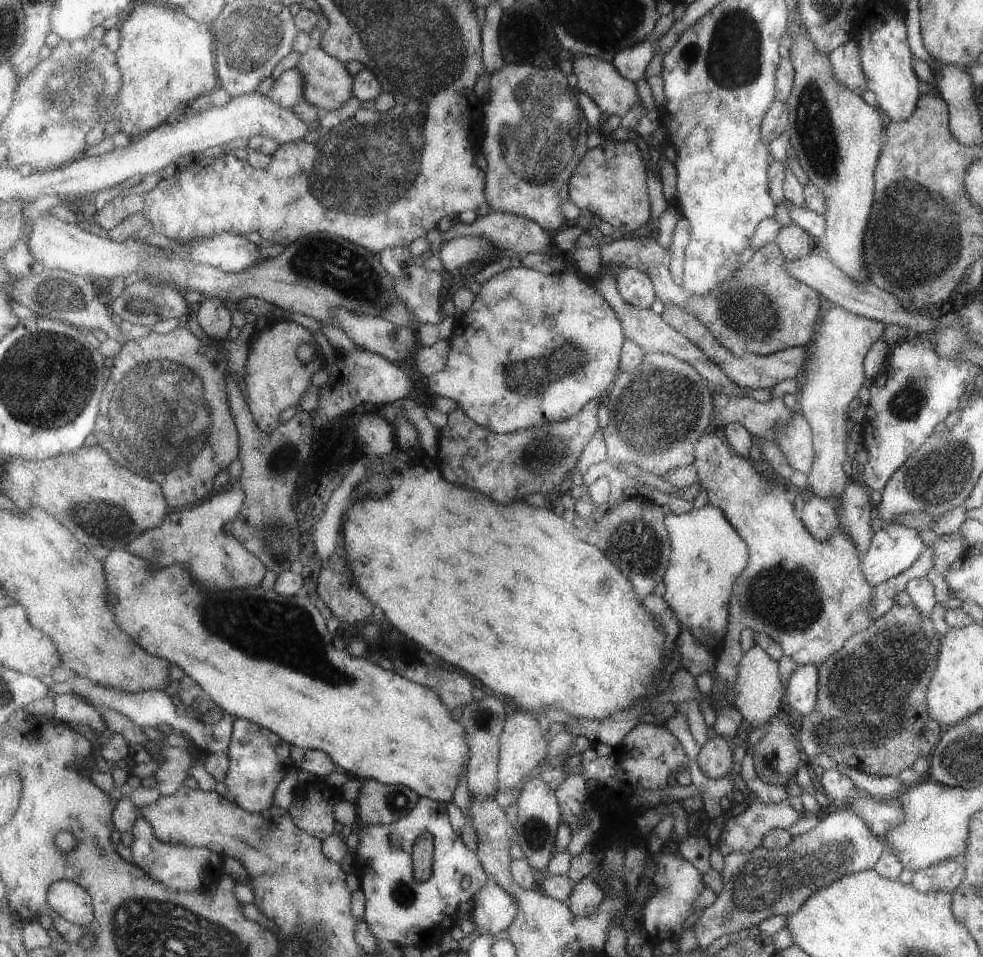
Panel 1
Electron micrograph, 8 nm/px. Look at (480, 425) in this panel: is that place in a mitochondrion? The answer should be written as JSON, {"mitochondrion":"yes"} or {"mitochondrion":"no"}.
{"mitochondrion":"no"}

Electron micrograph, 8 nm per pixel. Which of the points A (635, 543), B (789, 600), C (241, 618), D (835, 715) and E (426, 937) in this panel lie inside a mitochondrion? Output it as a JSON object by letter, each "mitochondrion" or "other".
{"A":"mitochondrion","B":"mitochondrion","C":"mitochondrion","D":"other","E":"other"}

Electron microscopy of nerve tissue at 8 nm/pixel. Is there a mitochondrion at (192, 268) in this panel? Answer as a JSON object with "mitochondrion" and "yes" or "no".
{"mitochondrion":"no"}

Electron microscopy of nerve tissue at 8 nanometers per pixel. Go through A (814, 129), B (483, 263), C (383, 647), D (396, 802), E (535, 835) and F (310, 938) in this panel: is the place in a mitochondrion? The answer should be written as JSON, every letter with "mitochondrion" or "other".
{"A":"mitochondrion","B":"other","C":"other","D":"mitochondrion","E":"mitochondrion","F":"mitochondrion"}

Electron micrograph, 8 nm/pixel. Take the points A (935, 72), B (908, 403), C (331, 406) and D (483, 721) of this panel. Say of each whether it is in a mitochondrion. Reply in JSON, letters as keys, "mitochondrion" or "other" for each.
{"A":"other","B":"mitochondrion","C":"other","D":"other"}

